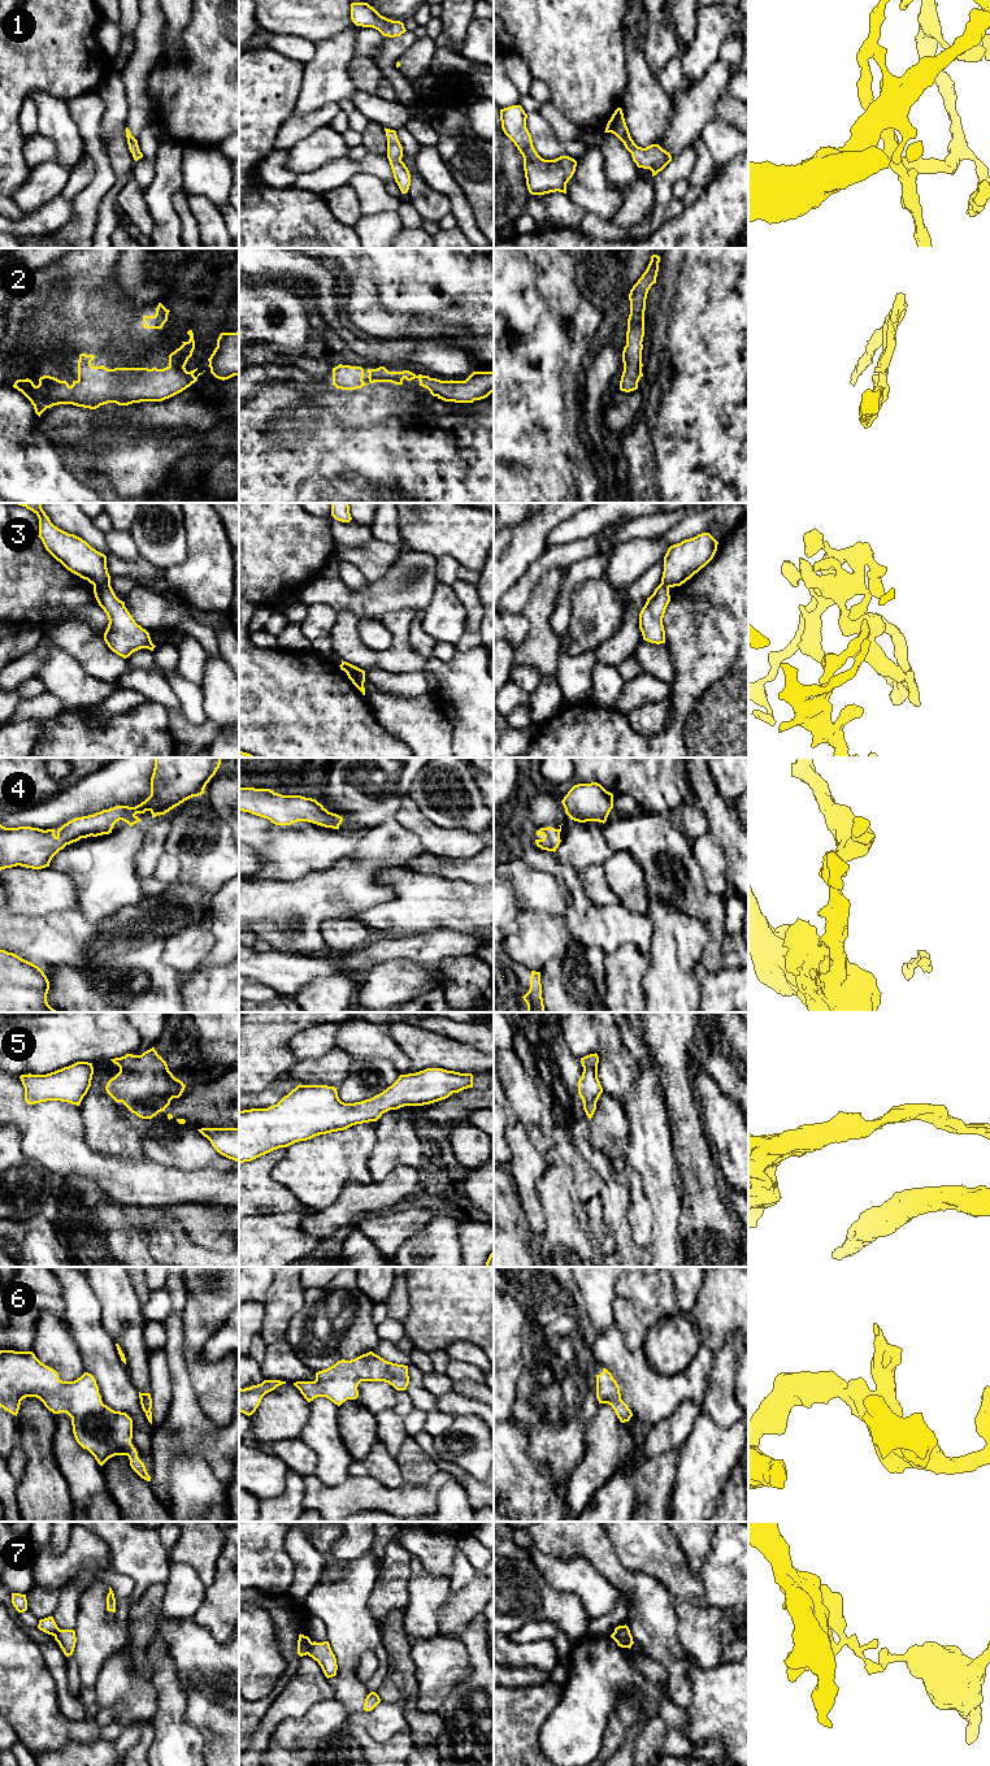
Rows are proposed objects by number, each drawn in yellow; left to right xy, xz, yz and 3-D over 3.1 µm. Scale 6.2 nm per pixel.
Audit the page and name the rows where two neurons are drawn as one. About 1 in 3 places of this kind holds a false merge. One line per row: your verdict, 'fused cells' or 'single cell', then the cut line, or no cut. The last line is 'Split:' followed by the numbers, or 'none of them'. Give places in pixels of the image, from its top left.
1: single cell; cut none
2: single cell; cut none
3: fused cells; cut xz (347, 672), (360, 672), (364, 675)
4: single cell; cut none
5: single cell; cut none
6: single cell; cut none
7: fused cells; cut xz (312, 1643), (307, 1653)
Split: 3, 7

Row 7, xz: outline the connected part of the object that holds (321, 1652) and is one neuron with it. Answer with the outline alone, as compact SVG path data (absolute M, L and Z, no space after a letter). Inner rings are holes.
M313 1641L308 1656L318 1662L327 1679L336 1675L338 1670L336 1658L330 1648L329 1641L324 1643Z

